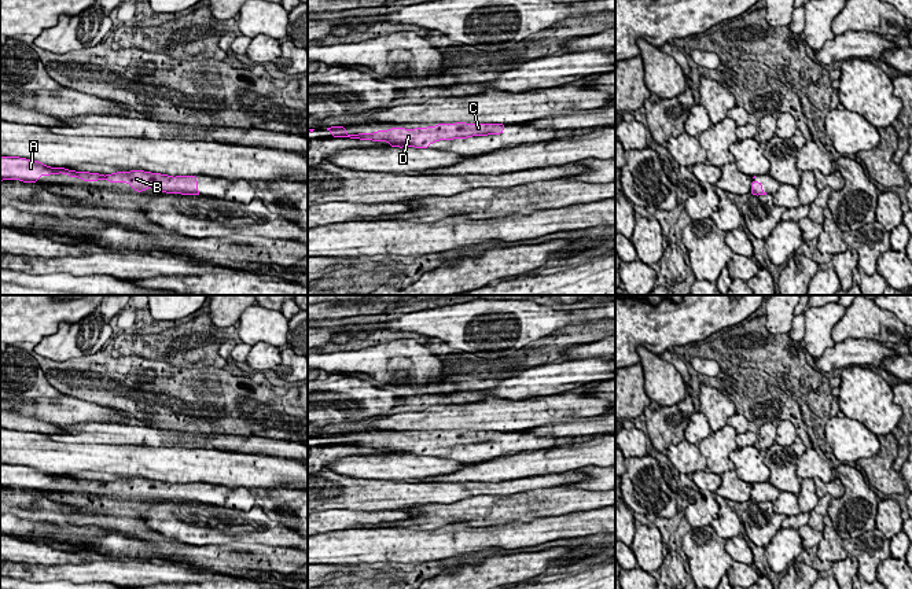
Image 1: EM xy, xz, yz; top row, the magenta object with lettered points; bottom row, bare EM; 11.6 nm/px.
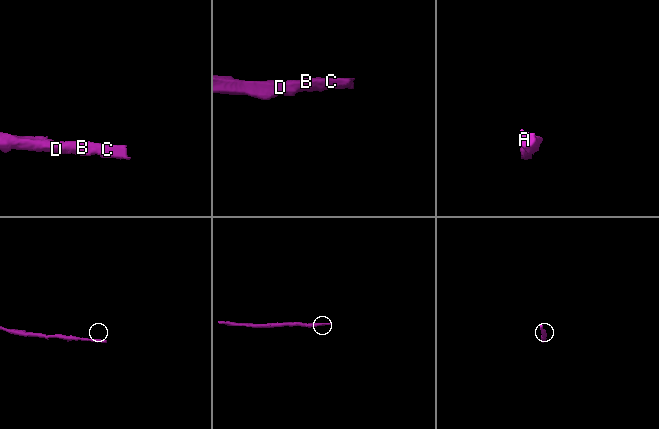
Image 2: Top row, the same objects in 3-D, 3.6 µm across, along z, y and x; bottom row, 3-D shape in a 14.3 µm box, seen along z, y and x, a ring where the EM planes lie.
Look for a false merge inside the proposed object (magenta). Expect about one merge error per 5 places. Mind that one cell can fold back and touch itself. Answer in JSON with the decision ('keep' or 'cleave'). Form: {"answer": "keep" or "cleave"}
{"answer": "keep"}

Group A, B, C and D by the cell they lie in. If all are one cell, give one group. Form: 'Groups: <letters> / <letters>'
Groups: A B C D

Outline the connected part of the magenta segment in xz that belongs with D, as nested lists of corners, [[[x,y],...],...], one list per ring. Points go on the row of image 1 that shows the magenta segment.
[[[438,124],[437,126],[416,129],[391,128],[375,133],[347,135],[345,126],[331,126],[327,130],[332,137],[349,137],[360,140],[387,141],[391,147],[416,147],[427,148],[438,140],[467,139],[471,136],[500,135],[504,132],[504,124]]]

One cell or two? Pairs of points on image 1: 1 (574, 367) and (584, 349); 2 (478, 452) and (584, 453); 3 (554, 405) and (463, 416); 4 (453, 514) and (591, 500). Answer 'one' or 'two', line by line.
1: two
2: two
3: one
4: one

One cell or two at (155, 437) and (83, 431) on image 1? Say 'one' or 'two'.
one

